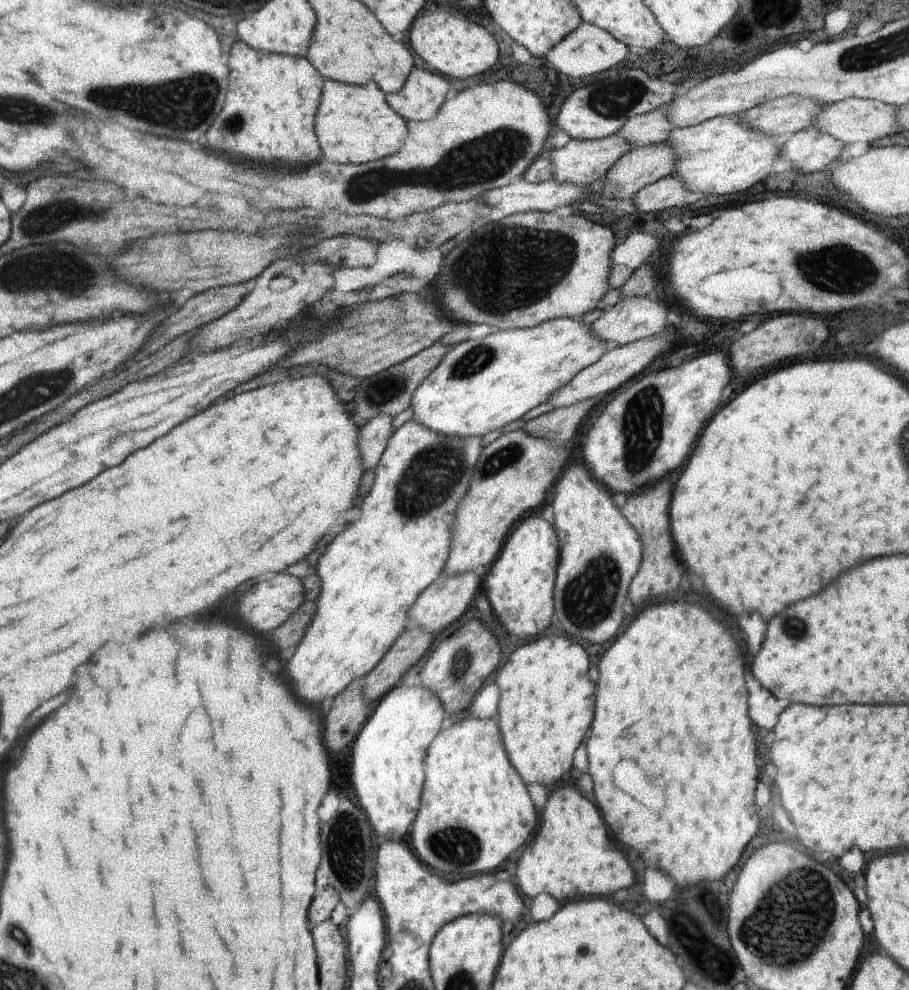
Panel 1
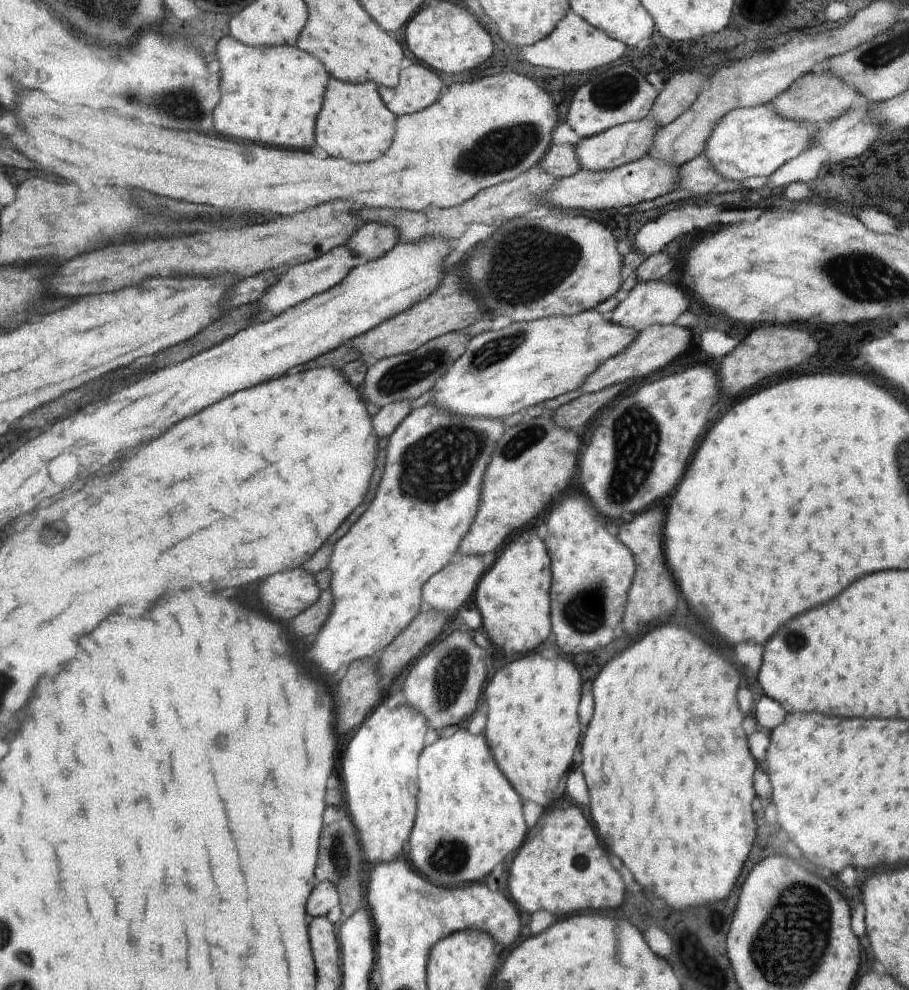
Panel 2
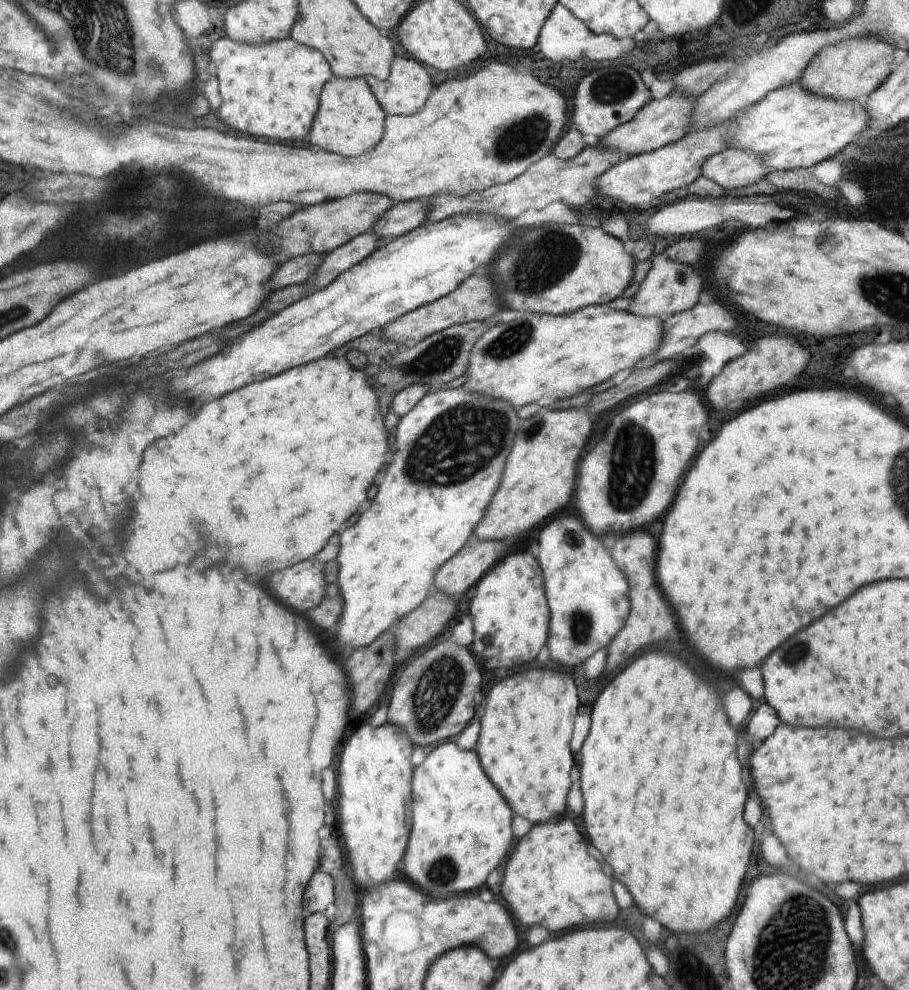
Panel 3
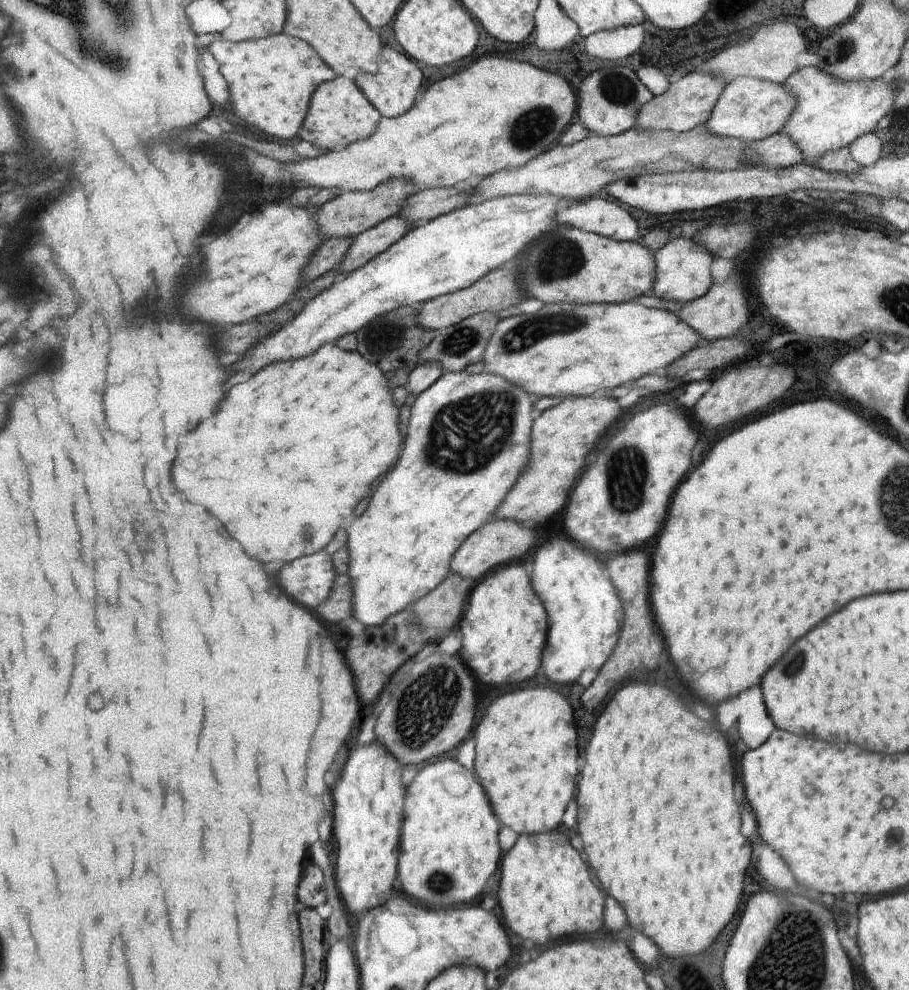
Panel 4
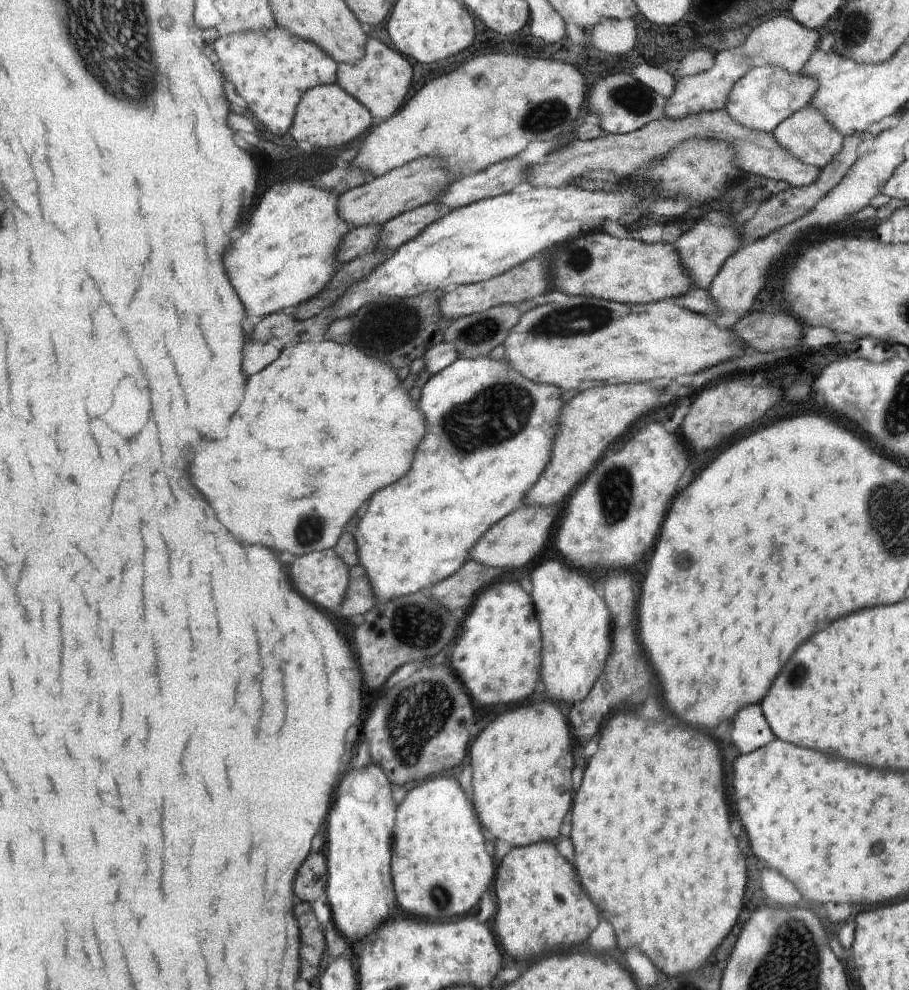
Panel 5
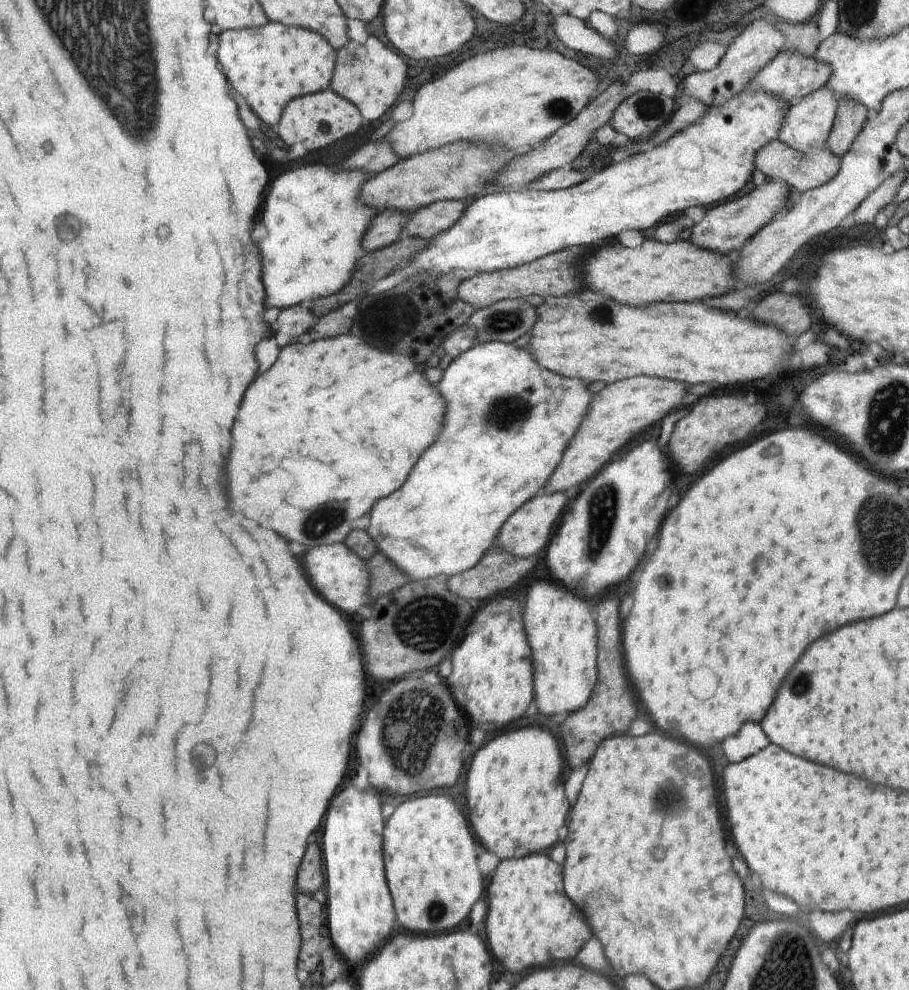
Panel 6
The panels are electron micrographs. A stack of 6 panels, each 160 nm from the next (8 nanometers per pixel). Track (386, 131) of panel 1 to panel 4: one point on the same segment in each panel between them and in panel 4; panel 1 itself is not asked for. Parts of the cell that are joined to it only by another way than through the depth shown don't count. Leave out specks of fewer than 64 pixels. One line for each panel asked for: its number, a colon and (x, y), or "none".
2: (355, 124)
3: (350, 121)
4: (339, 114)

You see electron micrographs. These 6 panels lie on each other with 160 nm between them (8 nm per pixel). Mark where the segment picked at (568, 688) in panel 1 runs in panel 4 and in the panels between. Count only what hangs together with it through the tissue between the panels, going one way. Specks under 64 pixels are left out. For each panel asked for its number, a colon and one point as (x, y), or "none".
2: (532, 728)
3: (524, 742)
4: (525, 747)

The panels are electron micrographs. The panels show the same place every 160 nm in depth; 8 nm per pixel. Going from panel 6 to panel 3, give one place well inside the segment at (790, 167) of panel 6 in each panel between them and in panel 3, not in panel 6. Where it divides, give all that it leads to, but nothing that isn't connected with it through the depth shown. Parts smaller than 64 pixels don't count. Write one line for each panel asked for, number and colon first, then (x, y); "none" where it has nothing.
3: (574, 182)
4: (580, 170)
5: (758, 153)

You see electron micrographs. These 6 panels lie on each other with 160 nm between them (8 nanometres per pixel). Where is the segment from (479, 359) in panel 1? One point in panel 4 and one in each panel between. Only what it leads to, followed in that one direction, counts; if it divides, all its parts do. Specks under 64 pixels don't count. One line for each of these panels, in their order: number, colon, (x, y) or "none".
2: (500, 372)
3: (555, 356)
4: (568, 350)

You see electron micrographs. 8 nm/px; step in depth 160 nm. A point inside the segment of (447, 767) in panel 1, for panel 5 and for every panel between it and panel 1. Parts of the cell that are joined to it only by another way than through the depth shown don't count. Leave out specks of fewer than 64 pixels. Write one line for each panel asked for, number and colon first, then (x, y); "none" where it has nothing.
2: (464, 799)
3: (454, 803)
4: (443, 862)
5: (440, 868)

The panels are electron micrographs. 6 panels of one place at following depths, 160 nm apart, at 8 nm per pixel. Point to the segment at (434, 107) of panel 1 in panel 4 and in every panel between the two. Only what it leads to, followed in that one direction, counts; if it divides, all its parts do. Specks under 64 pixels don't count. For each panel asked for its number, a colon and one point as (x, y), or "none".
2: (418, 87)
3: (408, 85)
4: (394, 87)

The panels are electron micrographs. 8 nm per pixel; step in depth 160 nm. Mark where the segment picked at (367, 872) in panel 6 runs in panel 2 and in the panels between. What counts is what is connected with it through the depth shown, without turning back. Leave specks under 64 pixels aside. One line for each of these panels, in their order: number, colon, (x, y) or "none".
2: (379, 768)
3: (374, 777)
4: (369, 801)
5: (359, 887)

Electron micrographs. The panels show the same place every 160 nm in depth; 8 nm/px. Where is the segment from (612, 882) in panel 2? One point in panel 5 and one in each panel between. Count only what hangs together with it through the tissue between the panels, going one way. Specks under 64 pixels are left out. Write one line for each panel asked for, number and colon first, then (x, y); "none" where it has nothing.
3: (550, 881)
4: (545, 888)
5: (542, 909)

